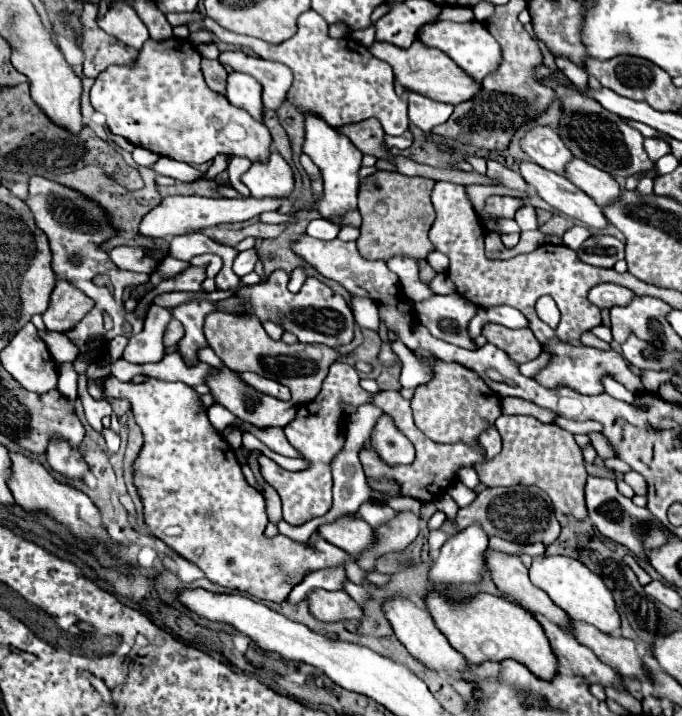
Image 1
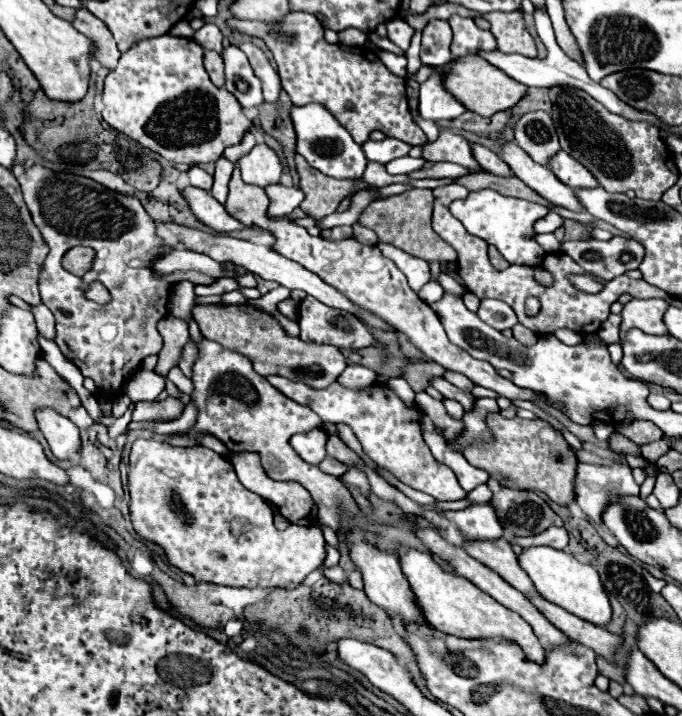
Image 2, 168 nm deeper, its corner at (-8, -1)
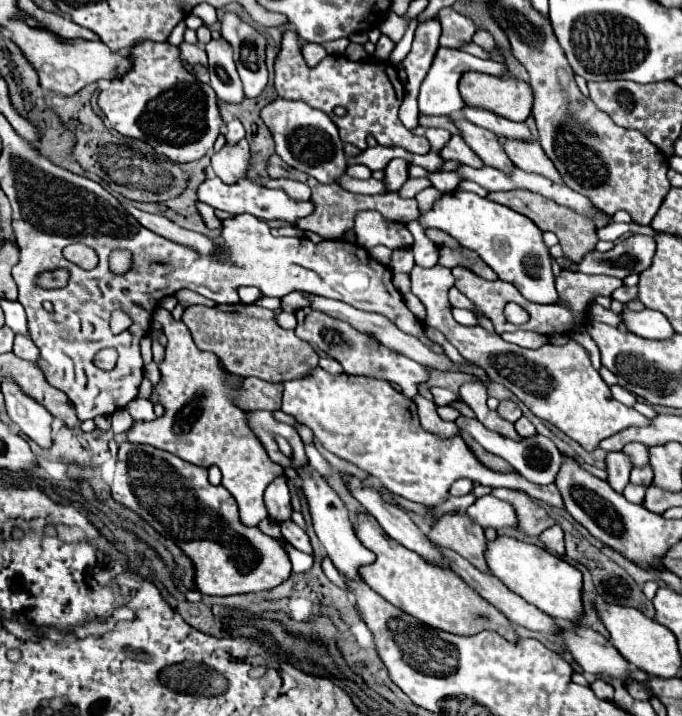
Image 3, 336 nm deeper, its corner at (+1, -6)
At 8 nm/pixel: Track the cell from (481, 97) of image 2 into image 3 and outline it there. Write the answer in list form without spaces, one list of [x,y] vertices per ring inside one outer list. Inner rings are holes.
[[[467,72],[467,74],[463,74],[463,78],[459,82],[459,90],[461,90],[461,96],[463,96],[467,106],[491,110],[491,112],[495,112],[495,114],[499,114],[499,116],[503,116],[507,120],[513,120],[513,122],[525,122],[527,116],[531,114],[533,90],[531,90],[531,86],[527,82],[515,78],[511,72],[507,72],[505,76]]]

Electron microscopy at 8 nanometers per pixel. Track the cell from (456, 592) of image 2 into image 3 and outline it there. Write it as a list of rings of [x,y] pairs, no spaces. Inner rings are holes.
[[[359,512],[355,516],[353,528],[361,544],[371,552],[375,552],[377,556],[373,564],[359,568],[359,576],[387,602],[391,602],[397,608],[403,608],[403,612],[409,612],[411,616],[415,616],[417,620],[421,620],[431,628],[439,628],[459,636],[471,636],[483,630],[493,630],[501,634],[505,640],[517,642],[511,622],[495,606],[491,606],[485,598],[481,598],[471,586],[467,586],[453,570],[443,572],[443,568],[427,564],[427,560],[415,556],[415,552],[391,540],[383,532],[383,528],[379,528],[379,524],[365,512]]]

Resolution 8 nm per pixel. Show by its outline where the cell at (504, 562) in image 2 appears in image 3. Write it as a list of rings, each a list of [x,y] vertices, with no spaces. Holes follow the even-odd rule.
[[[447,512],[435,518],[431,532],[427,534],[435,544],[449,548],[469,560],[475,568],[489,572],[485,564],[485,546],[487,538],[479,524],[471,522],[465,512]]]

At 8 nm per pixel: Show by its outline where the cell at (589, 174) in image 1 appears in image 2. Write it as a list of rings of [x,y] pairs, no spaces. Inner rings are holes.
[[[560,151],[558,155],[554,155],[550,159],[548,167],[554,171],[554,175],[562,183],[570,185],[572,189],[594,189],[594,187],[598,187],[596,177],[582,163],[578,163],[576,159],[572,159],[564,151]]]

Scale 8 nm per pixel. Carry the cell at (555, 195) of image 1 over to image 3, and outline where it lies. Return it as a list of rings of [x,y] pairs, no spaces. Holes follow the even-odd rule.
[[[451,116],[451,120],[455,120],[461,138],[467,142],[467,146],[471,146],[471,150],[487,164],[493,168],[501,168],[511,172],[515,166],[513,162],[507,158],[503,146],[499,144],[497,136],[485,128],[479,128],[475,124],[471,124],[469,120],[461,118],[461,116]]]

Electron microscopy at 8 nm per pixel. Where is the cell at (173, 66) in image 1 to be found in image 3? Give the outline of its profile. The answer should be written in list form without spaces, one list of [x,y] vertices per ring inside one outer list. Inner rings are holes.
[[[139,42],[129,50],[133,68],[111,86],[99,92],[99,108],[111,128],[129,138],[151,144],[157,152],[175,162],[191,162],[213,150],[221,130],[217,96],[209,84],[195,80],[179,60],[179,48],[167,42]]]

